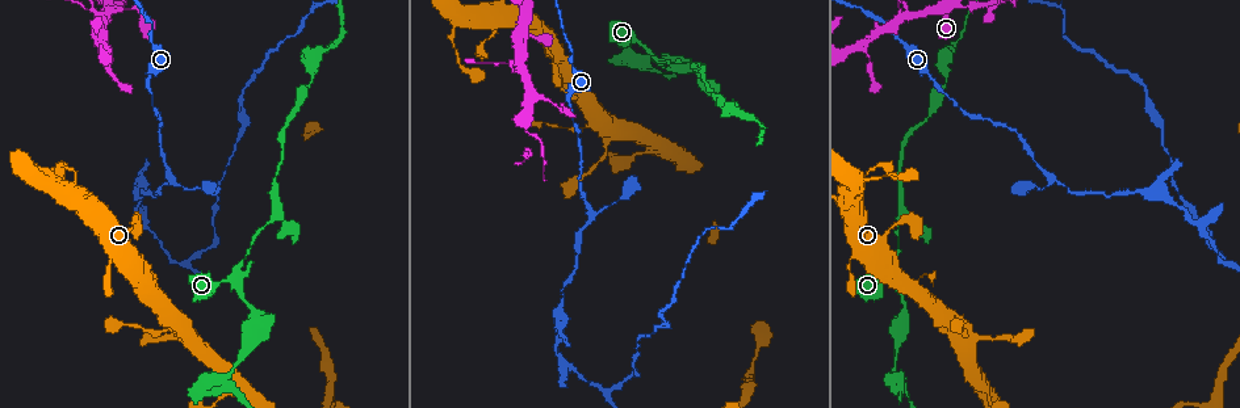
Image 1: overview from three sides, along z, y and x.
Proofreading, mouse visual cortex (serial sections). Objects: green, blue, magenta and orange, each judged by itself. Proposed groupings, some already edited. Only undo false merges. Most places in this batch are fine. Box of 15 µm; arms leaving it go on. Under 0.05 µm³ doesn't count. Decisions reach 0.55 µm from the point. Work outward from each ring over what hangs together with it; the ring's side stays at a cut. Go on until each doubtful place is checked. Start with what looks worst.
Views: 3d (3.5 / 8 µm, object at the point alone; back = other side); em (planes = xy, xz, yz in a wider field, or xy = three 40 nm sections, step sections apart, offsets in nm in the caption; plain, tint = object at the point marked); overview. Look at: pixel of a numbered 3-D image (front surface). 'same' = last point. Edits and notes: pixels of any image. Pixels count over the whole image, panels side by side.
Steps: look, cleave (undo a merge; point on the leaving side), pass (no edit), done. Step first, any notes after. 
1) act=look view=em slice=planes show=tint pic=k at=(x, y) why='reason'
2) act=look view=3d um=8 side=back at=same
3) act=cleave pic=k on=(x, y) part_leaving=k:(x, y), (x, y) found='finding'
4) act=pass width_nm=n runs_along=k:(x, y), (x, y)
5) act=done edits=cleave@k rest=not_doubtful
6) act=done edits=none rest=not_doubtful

act=look view=3d um=3.5 pic=1 at=(652, 54) why='branch point'

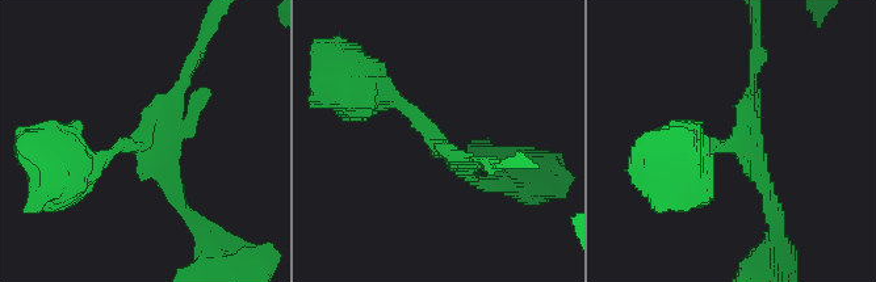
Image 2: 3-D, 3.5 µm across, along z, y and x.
act=look view=em slice=planes show=tint pic=2 at=(432, 139) why='need the tissue'

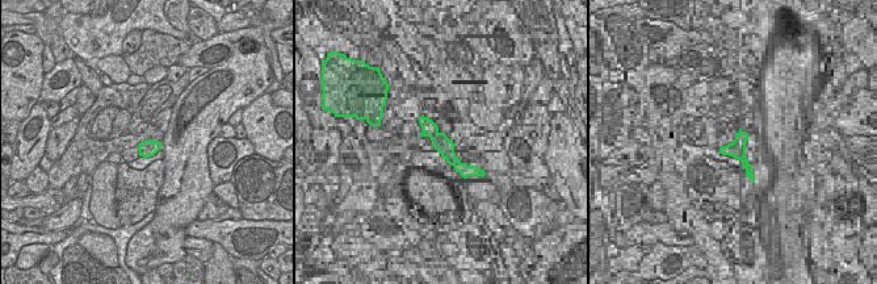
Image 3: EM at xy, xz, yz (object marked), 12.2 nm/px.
act=pass runs_along=2:(374, 87), (476, 181) found='all the same cell'

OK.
act=look view=3d um=3.5 pic=1 at=(1223, 263) why='three arms meet'

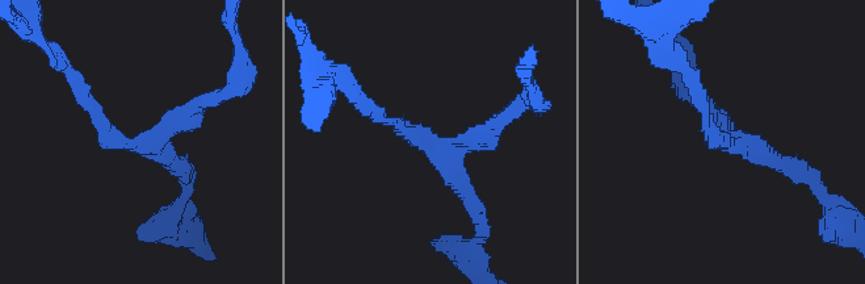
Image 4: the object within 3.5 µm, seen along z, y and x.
act=pass runs_along=4:(83, 95), (124, 143), (213, 99) found='one cell here'

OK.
act=look view=3d um=8 pic=1 at=(224, 381) why='thin arm on a thick one'

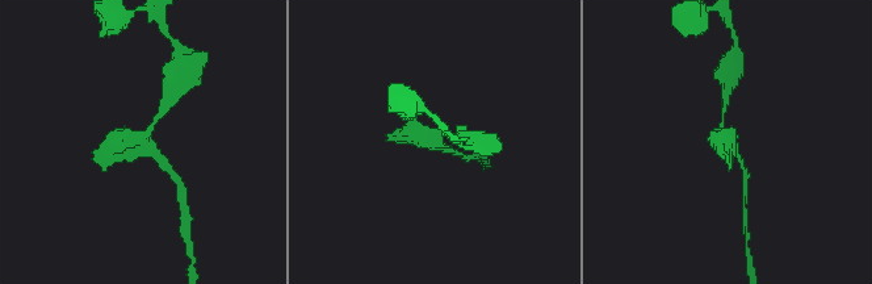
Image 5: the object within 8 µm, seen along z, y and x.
act=look view=em slice=xy step=5 show=tint pic=5 at=(437, 138) why='need the tissue'

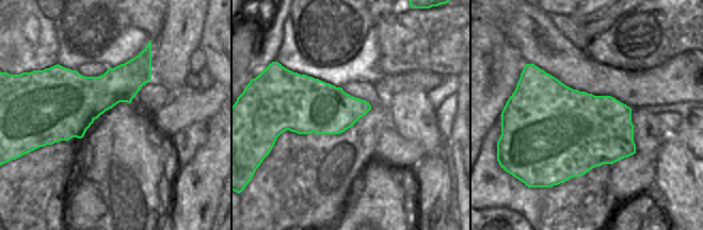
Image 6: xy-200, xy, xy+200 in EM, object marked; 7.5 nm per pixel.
act=pass runs_along=5:(162, 111), (141, 140), (109, 153) found='one cell here'

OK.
act=done edits=none rest=not_doubtful

